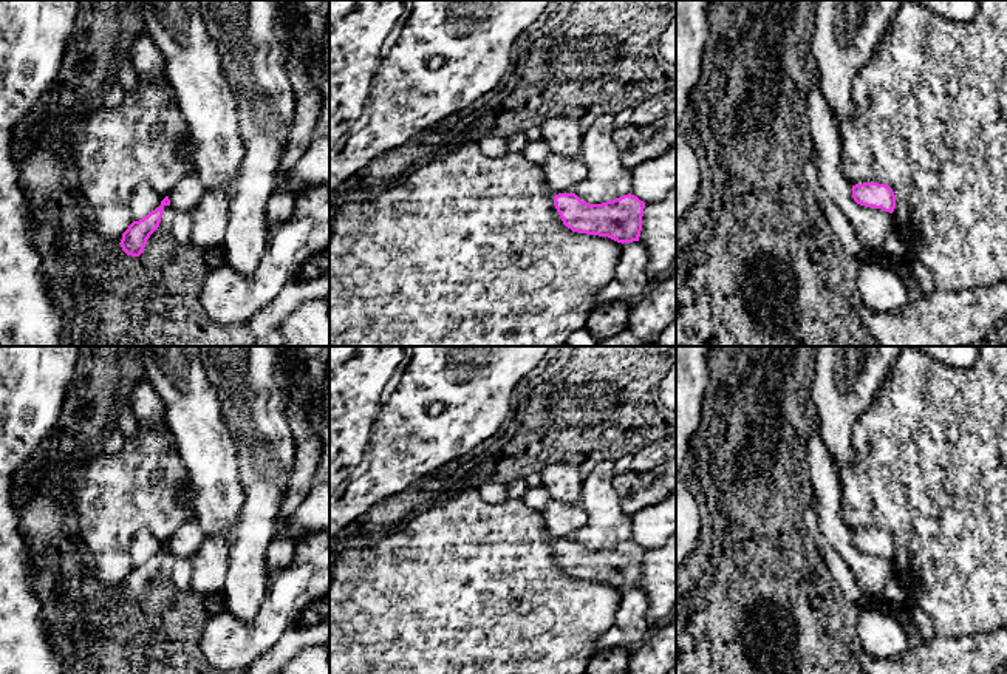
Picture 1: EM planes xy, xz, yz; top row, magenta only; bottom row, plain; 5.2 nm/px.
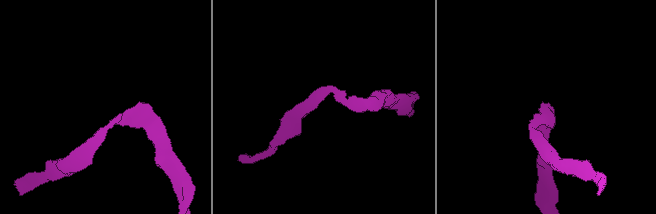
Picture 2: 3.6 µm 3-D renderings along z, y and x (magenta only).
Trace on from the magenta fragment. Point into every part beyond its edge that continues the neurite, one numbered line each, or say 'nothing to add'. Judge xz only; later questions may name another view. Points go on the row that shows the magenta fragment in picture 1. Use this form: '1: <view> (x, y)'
nothing to add

